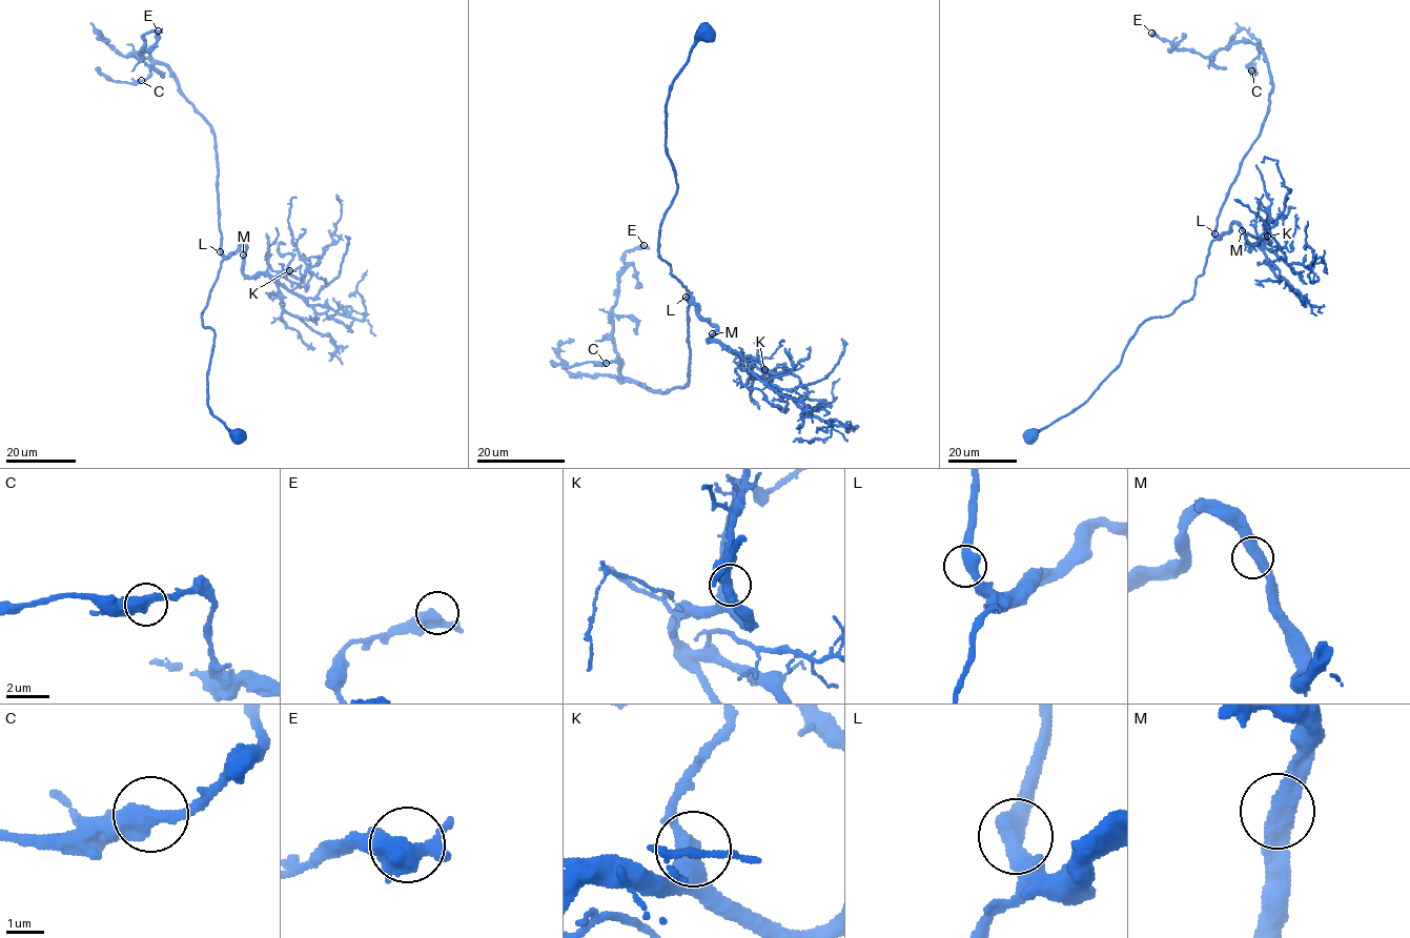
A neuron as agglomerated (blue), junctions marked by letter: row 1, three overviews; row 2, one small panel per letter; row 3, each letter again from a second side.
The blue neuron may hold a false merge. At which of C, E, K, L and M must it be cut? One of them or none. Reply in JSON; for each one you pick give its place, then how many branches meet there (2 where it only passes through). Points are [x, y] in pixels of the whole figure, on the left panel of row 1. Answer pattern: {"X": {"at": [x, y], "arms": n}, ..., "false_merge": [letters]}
{"false_merge": []}

